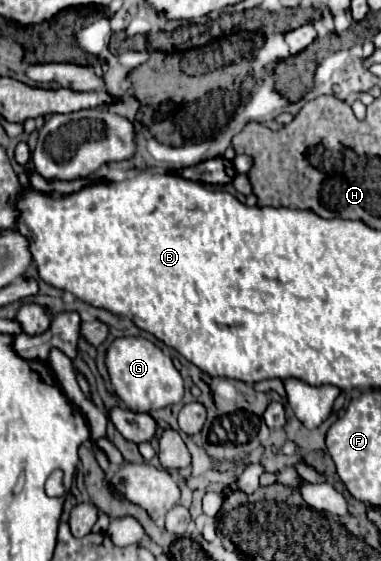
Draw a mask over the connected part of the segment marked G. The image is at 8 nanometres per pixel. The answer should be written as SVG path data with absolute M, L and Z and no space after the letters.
M118 337L106 351L106 367L110 381L130 411L150 411L178 403L184 395L184 385L172 359L144 337Z

